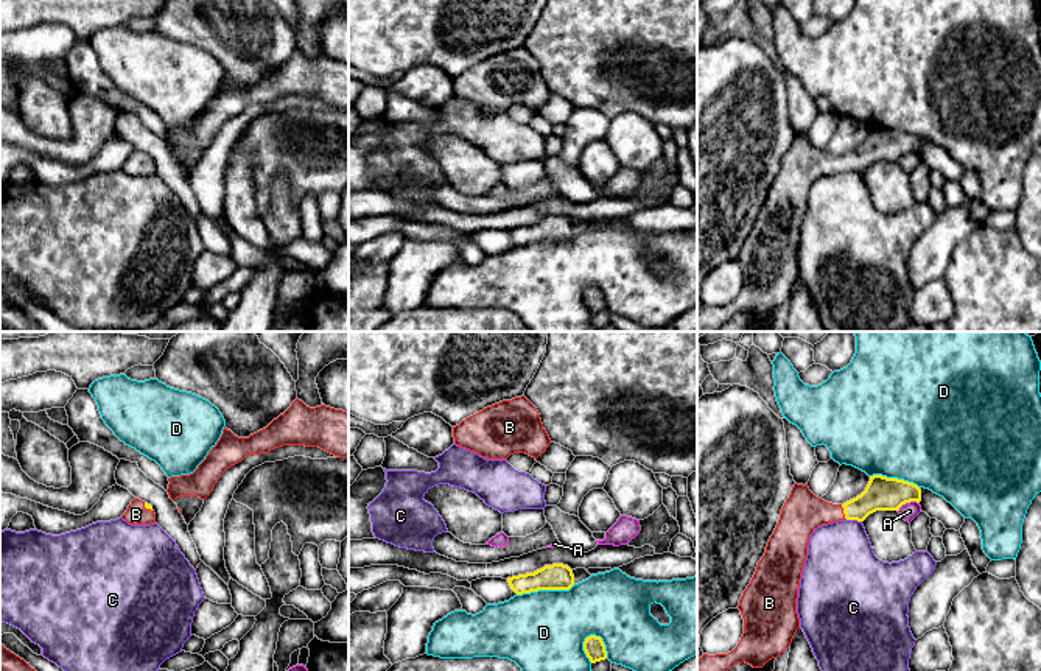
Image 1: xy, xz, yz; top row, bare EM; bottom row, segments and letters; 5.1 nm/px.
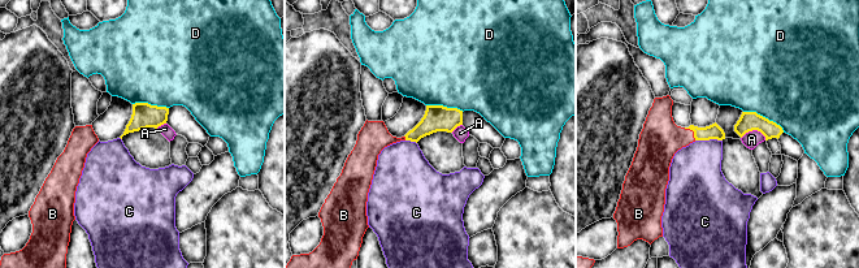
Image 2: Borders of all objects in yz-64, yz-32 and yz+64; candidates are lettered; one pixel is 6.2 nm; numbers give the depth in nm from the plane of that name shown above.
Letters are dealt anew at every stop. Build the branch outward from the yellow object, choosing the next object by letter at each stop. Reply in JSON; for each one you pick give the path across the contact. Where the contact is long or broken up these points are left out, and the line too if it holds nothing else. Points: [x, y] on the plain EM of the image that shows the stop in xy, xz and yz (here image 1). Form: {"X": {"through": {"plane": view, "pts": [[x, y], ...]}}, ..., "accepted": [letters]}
{"B": {"through": {"plane": "yz", "pts": [[881, 145], [856, 161], [844, 162], [803, 164]]}}, "accepted": ["B"]}

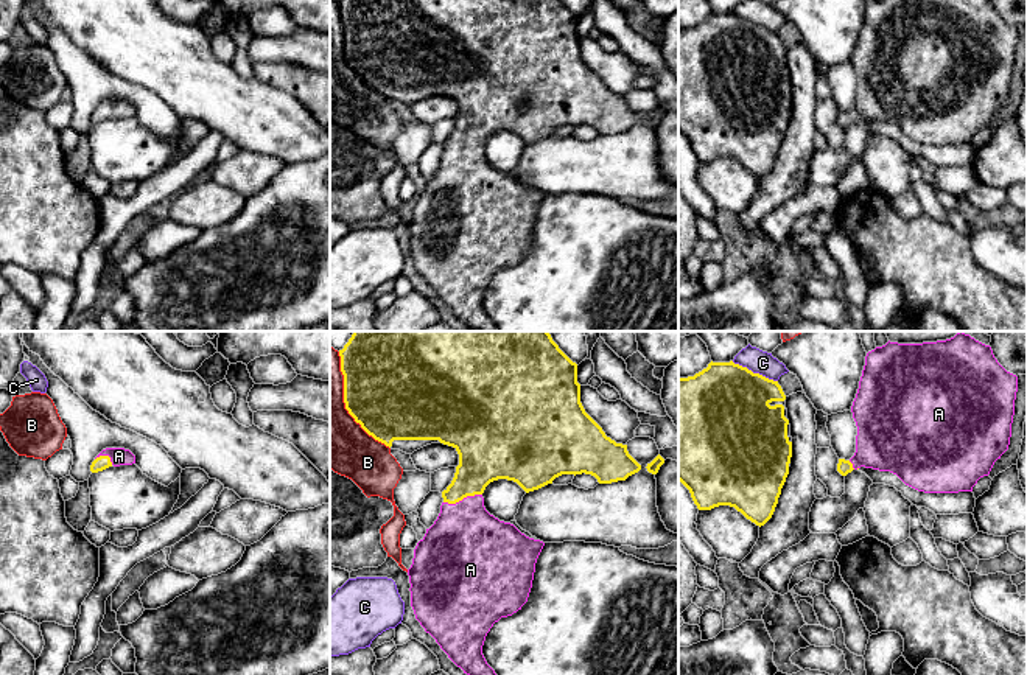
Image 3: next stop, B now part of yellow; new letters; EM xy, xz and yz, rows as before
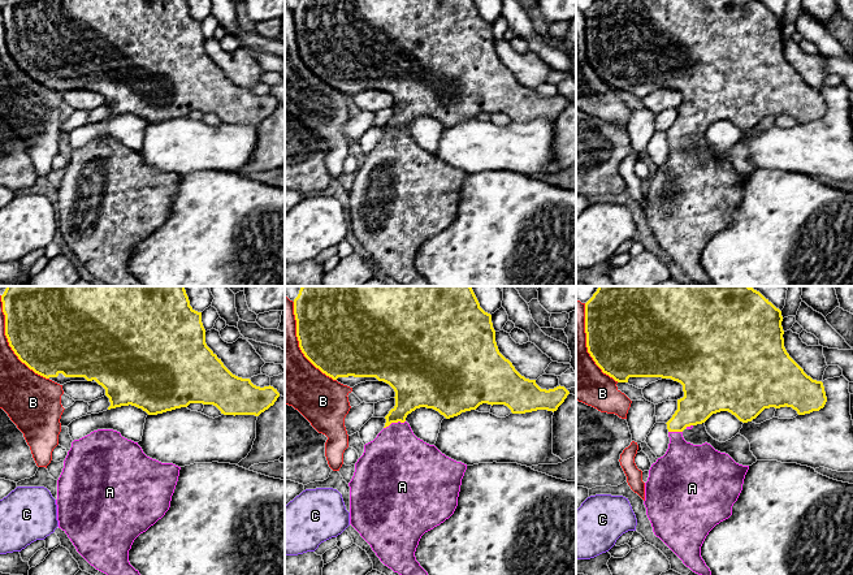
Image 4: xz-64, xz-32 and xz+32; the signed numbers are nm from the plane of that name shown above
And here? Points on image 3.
{"accepted": ["A"]}

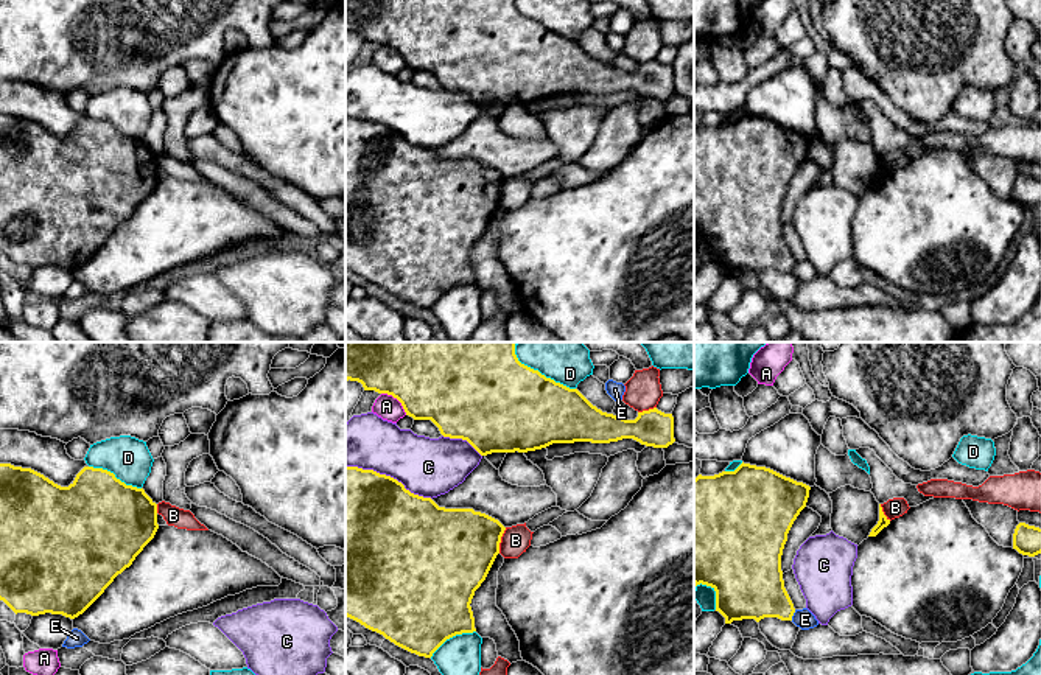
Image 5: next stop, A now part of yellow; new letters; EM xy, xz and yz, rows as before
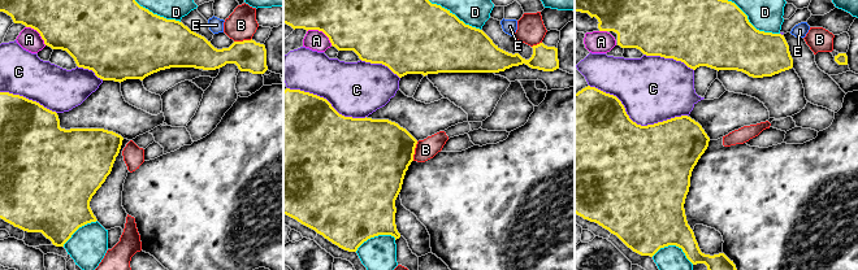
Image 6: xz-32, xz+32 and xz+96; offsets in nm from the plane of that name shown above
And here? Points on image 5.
{"accepted": []}

